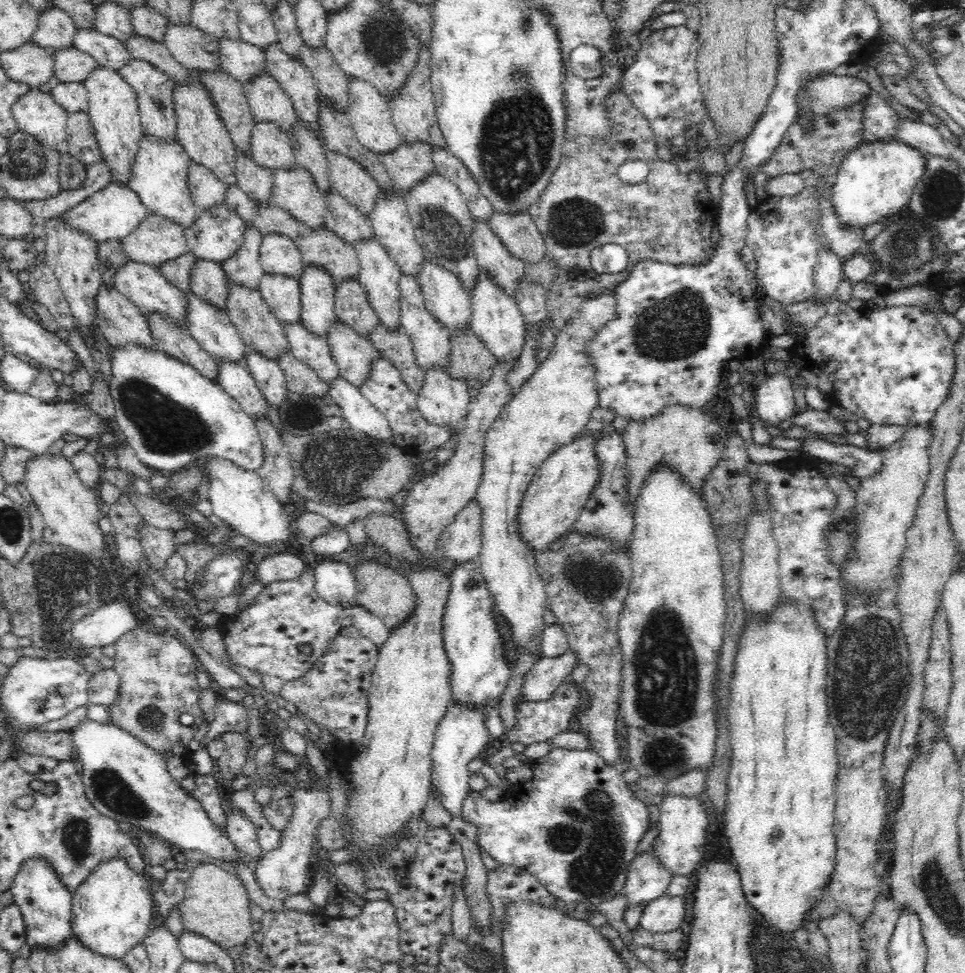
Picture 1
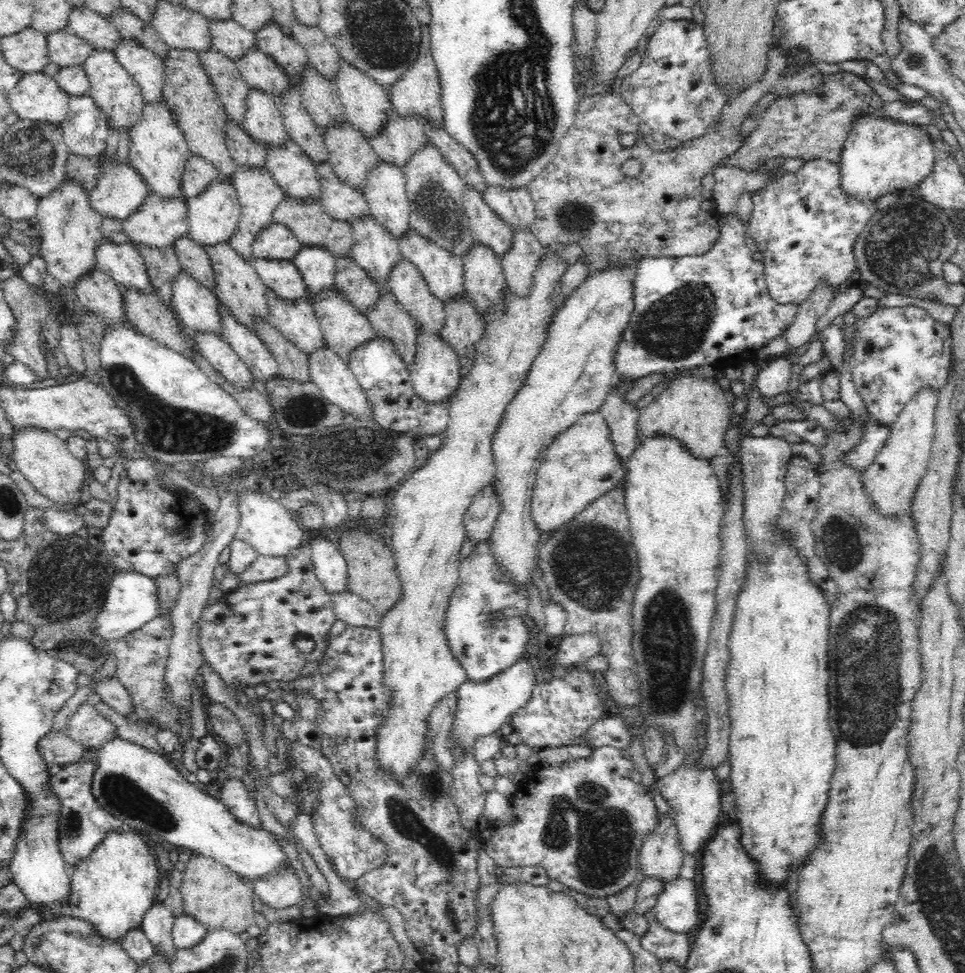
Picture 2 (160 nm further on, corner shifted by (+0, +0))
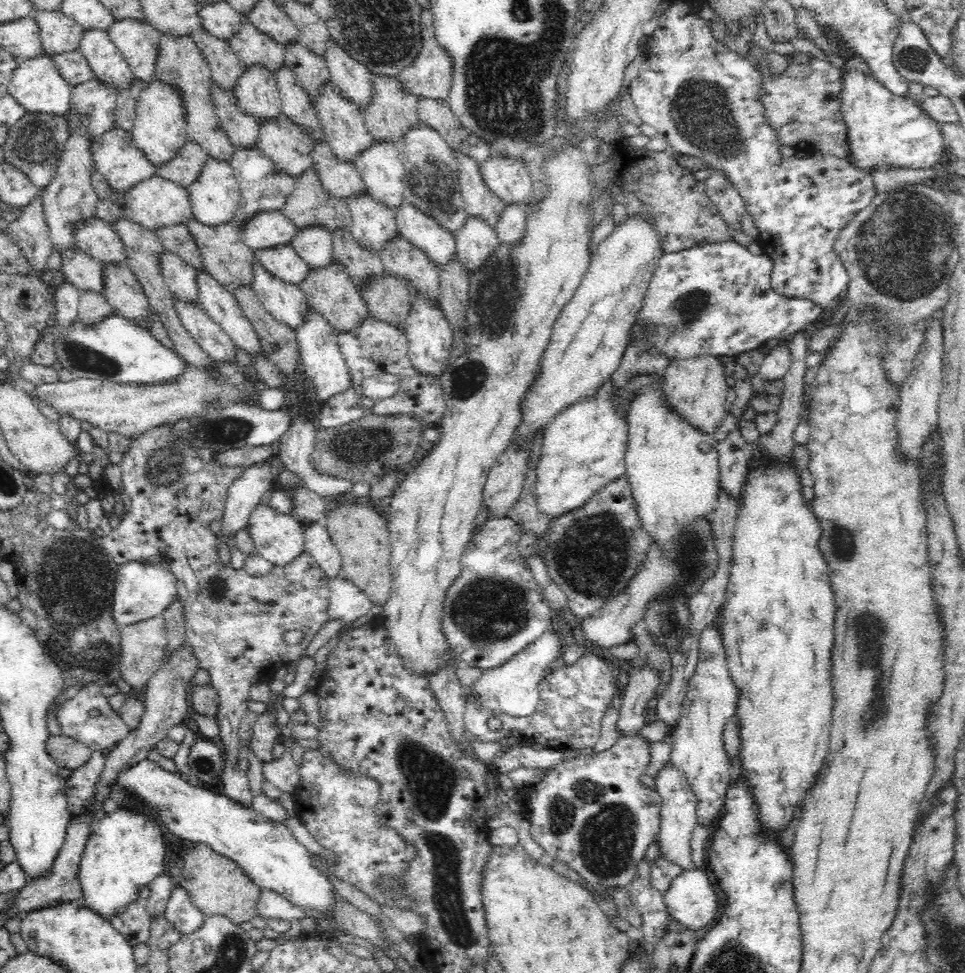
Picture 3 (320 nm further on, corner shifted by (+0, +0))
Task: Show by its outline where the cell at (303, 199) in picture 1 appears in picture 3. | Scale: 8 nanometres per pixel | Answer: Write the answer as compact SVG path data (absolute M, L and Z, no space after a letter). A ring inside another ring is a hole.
M283 113L259 126L257 146L274 161L280 173L298 178L306 170L314 170L312 139L302 127L294 125Z

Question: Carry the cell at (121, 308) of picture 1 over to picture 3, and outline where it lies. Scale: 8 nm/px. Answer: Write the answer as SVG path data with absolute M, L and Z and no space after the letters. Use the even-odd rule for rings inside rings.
M68 247L61 252L60 269L66 280L80 291L101 293L104 288L103 264L78 247Z

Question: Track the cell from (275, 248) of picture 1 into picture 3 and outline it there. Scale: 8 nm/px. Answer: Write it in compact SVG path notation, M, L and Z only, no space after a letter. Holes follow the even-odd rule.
M281 210L262 211L254 216L251 216L245 225L241 228L239 235L243 243L248 245L252 251L262 250L265 248L272 248L283 244L290 244L291 238L298 232L296 225L290 221L290 218Z

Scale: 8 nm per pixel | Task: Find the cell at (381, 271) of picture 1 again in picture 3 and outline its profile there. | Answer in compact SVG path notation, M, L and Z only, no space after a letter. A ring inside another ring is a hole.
M367 192L348 197L347 203L352 215L349 229L356 243L379 254L385 244L398 235L395 211Z

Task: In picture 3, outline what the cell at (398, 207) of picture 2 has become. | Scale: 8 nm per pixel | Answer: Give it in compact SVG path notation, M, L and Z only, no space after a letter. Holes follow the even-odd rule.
M373 141L373 143L363 150L358 156L353 158L356 169L361 173L365 183L366 192L378 201L382 201L384 205L395 210L404 202L404 178L406 169L401 162L399 152L392 141Z

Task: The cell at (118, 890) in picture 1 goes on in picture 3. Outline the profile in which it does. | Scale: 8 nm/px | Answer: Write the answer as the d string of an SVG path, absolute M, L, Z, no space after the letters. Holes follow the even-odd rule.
M117 808L115 811L106 812L103 814L103 817L94 822L92 834L89 836L87 840L84 852L82 853L82 858L79 864L78 870L78 880L80 883L80 887L82 887L82 905L90 908L91 911L94 911L104 917L106 920L110 920L116 913L121 913L127 904L130 904L134 901L142 901L139 897L140 889L147 884L150 884L151 880L154 880L162 871L167 869L164 860L166 860L166 842L164 842L164 835L162 835L162 825L158 825L156 823L156 819L152 819L152 817L148 817L142 815L142 813L138 813L138 811L132 811L132 809L126 808Z

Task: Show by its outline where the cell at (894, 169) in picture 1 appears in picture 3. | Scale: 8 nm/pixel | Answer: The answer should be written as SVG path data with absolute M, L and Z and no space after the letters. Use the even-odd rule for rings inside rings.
M826 30L824 36L830 46L838 48L846 70L842 72L841 112L847 124L848 149L855 166L873 174L876 168L926 169L941 166L946 157L946 143L942 131L930 116L924 113L919 99L895 96L878 80L875 80L869 65L845 48L834 30Z

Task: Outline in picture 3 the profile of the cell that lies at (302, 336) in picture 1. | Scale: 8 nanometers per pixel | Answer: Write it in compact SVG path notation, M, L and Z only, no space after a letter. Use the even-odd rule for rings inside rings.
M256 258L253 260L253 275L251 287L269 314L289 328L300 328L308 316L308 302L299 284L288 284L276 278Z

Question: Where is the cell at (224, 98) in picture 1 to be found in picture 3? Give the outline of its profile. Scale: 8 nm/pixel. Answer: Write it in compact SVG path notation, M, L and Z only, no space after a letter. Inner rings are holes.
M203 27L198 32L192 32L190 37L208 62L214 84L218 88L233 91L238 86L238 78L242 76L244 66L229 42L215 38Z

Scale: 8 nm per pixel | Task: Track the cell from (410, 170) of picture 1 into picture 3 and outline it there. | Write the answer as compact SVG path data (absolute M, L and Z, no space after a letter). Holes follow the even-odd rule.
M376 75L373 88L372 100L368 104L368 108L364 108L363 112L365 126L373 141L392 141L395 144L398 139L401 139L401 136L405 135L405 132L408 132L421 120L417 110L419 100L411 96L402 87L402 81L394 76Z

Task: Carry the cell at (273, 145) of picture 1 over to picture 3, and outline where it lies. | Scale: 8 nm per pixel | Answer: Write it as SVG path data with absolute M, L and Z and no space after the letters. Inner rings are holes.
M262 65L244 68L233 94L242 113L255 116L260 124L282 114L275 74Z

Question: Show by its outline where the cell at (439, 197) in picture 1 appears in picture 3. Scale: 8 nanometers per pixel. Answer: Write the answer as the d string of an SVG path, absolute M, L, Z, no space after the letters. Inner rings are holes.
M418 121L401 139L395 142L395 147L406 169L404 178L405 201L420 209L420 211L434 217L442 227L450 230L456 236L459 228L469 217L465 209L459 182L459 163L450 145L424 121Z

